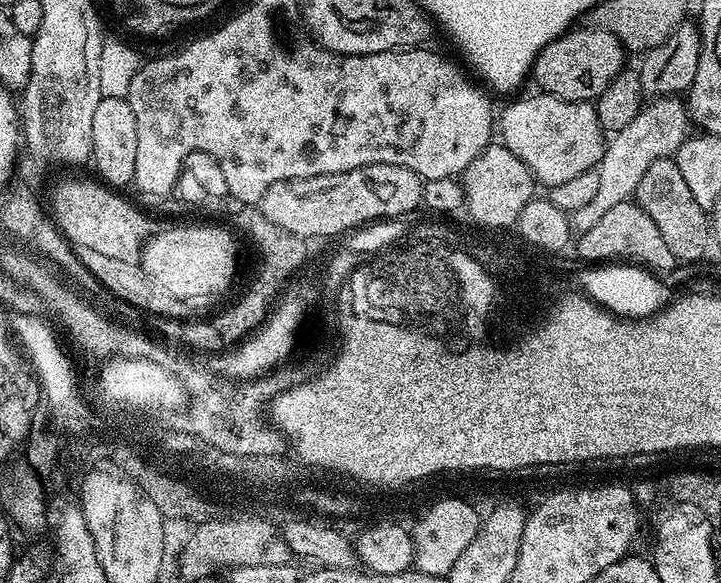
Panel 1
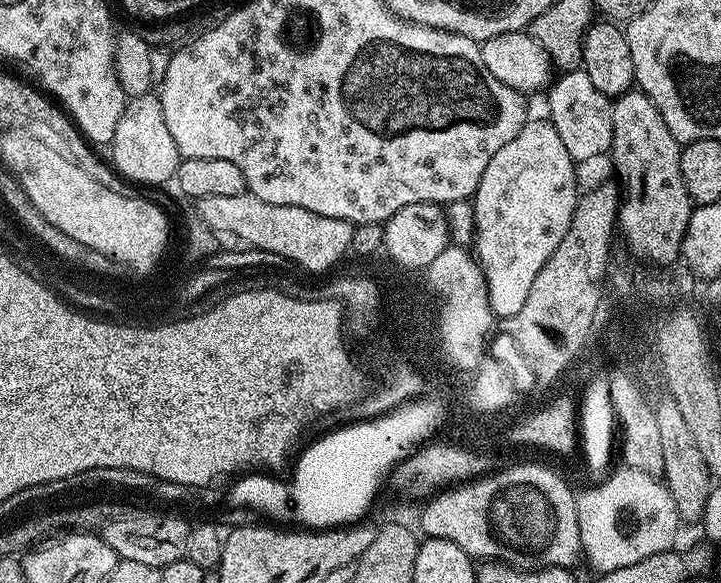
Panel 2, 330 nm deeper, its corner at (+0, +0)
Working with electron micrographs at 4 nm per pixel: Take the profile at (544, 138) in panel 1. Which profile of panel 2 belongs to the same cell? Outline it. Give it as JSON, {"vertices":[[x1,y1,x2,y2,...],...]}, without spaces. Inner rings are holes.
{"vertices":[[547,118,529,119,522,131,490,158,490,166,486,166,486,174,482,174,482,182,472,200,476,219,474,255,484,272,488,304,497,317,507,318,522,310,526,294,530,294,530,286,534,286,534,278,538,278,538,270,546,266,566,234,578,199,576,168,570,154,566,154,562,138,558,138,558,130,554,130]]}

